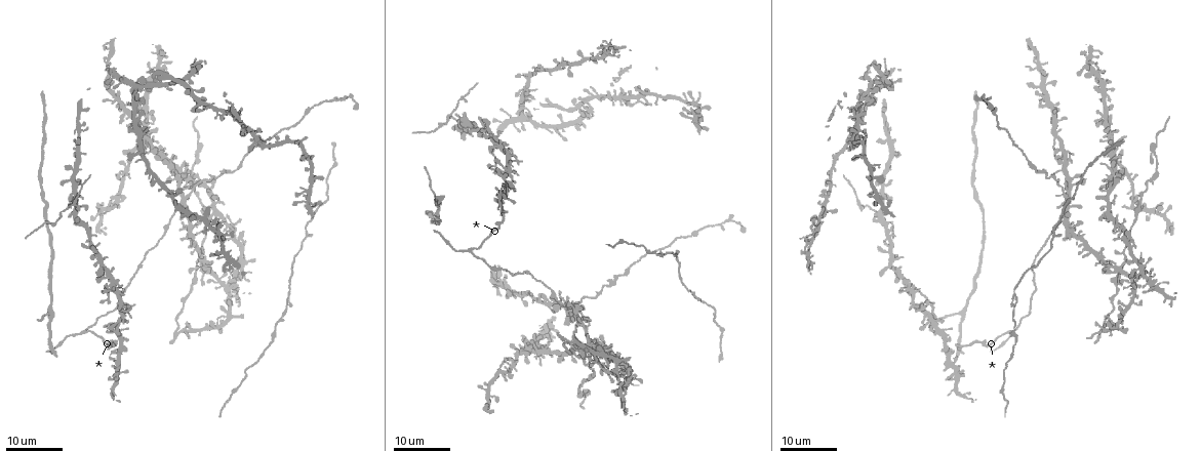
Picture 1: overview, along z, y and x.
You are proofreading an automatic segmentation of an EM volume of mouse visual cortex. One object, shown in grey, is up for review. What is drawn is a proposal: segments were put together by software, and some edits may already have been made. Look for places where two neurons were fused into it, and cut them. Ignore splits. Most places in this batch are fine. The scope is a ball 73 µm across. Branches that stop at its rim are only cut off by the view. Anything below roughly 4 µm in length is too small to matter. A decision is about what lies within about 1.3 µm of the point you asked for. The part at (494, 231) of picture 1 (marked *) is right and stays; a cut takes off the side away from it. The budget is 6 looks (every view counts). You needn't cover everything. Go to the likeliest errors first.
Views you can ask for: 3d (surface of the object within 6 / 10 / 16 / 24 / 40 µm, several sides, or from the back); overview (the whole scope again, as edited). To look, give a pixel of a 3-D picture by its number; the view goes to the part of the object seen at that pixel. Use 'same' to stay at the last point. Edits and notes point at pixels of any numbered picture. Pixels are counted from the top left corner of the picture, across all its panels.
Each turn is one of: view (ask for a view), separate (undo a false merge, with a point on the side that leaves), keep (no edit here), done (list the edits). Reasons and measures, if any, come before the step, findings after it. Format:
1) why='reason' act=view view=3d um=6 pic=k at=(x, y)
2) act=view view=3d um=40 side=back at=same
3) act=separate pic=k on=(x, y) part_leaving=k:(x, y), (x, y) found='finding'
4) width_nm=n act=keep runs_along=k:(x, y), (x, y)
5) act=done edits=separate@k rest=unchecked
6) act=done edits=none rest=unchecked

act=view view=3d um=16 pic=1 at=(106, 285)

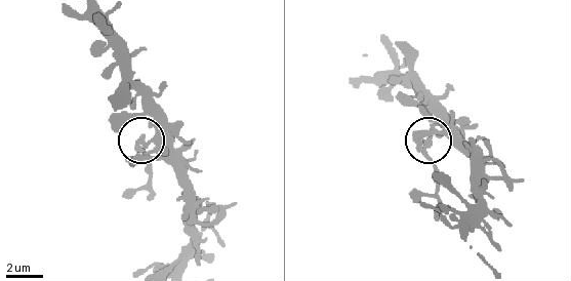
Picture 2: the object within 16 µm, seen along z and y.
act=view view=3d um=6 pic=2 at=(144, 142)

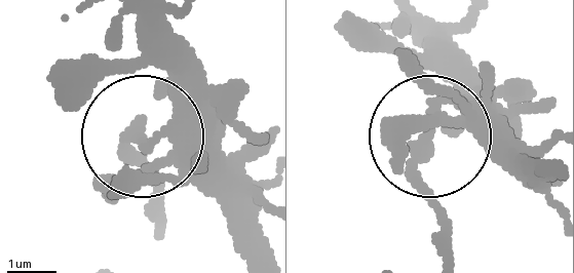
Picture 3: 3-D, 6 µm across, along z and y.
side_arm_um=6 act=separate pic=3 on=(126, 147) found='two neurons meet here'

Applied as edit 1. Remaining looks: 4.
act=view view=overview

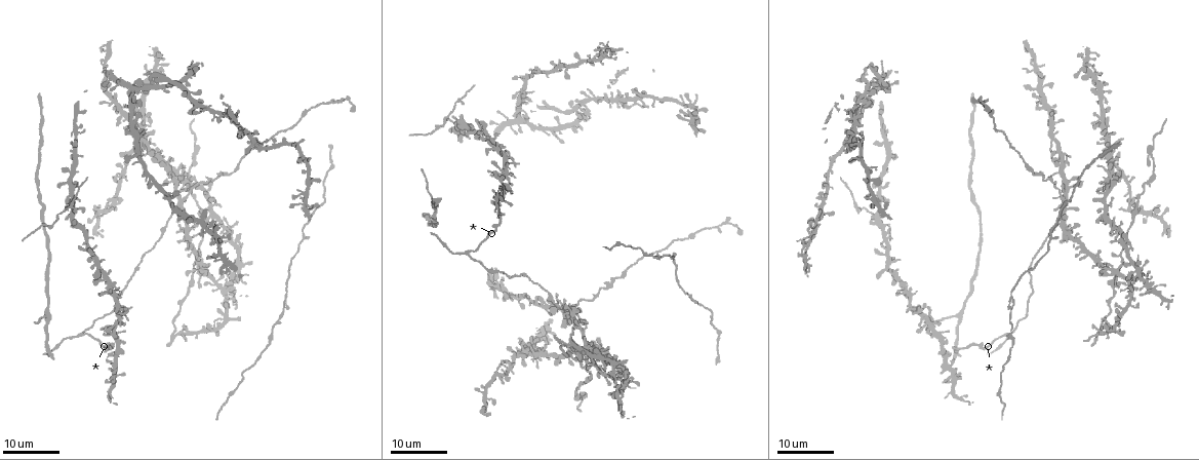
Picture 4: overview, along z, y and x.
act=view view=3d um=24 pic=4 at=(44, 313)

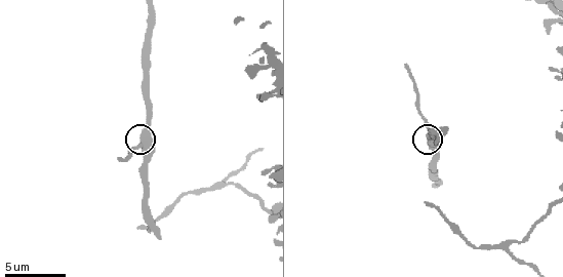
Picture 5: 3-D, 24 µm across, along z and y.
act=view view=3d um=10 pic=5 at=(144, 141)

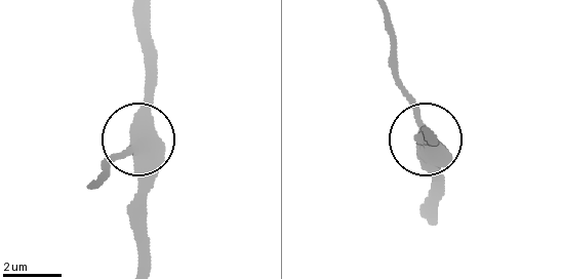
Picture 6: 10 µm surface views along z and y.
act=view view=3d um=6 pic=6 at=(136, 142)

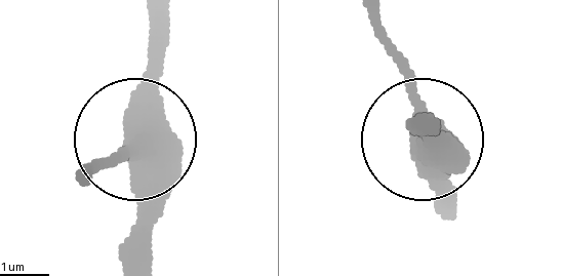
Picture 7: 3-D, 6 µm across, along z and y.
side_arm_um=7 act=keep found='all the same neuron'

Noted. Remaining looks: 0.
act=done edits=separate@3 rest=unchecked

